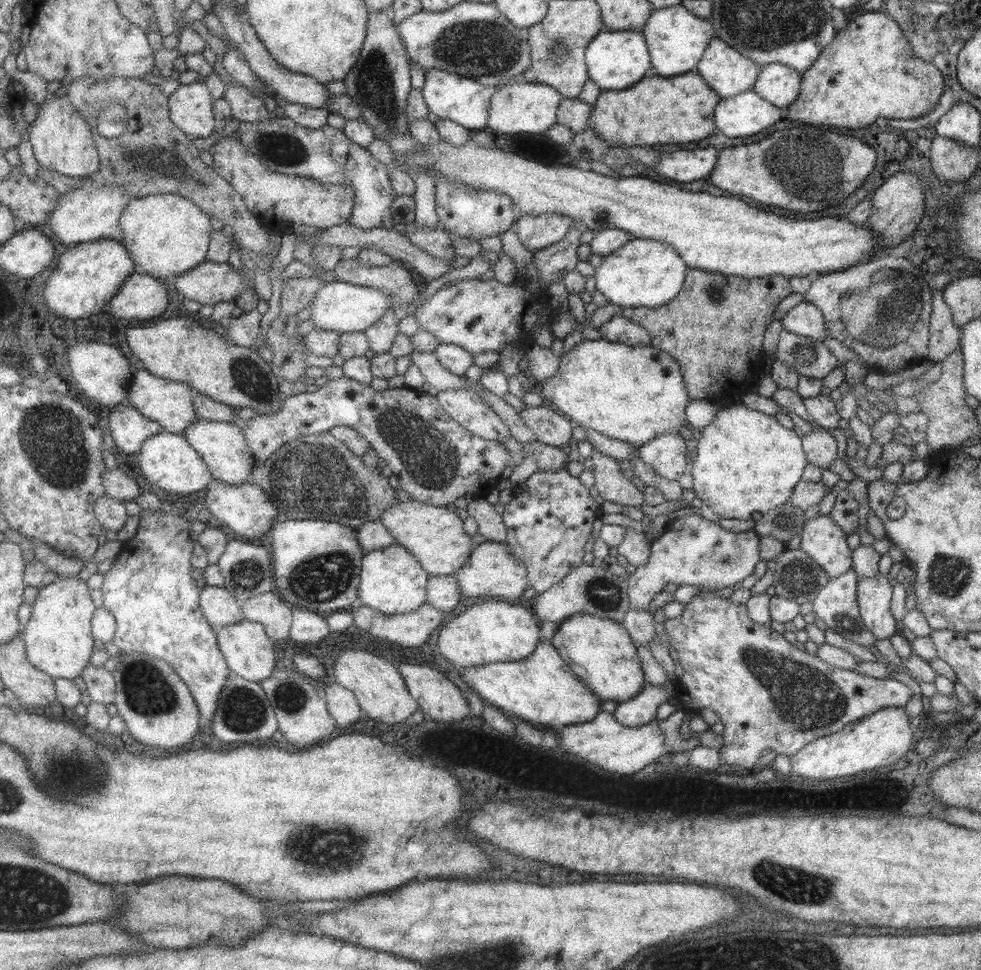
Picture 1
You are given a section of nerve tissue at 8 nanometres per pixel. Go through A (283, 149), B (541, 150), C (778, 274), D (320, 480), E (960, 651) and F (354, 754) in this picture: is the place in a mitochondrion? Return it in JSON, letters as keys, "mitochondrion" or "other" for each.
{"A":"mitochondrion","B":"other","C":"other","D":"mitochondrion","E":"other","F":"other"}

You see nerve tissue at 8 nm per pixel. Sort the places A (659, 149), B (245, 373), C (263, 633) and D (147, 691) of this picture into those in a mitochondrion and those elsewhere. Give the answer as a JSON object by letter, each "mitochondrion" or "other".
{"A":"other","B":"mitochondrion","C":"other","D":"mitochondrion"}

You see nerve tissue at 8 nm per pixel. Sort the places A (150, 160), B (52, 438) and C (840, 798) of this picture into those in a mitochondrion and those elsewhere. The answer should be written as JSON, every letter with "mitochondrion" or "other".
{"A":"mitochondrion","B":"mitochondrion","C":"other"}

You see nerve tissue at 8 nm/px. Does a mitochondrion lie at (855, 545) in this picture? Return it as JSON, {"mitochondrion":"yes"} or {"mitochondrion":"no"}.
{"mitochondrion":"no"}

